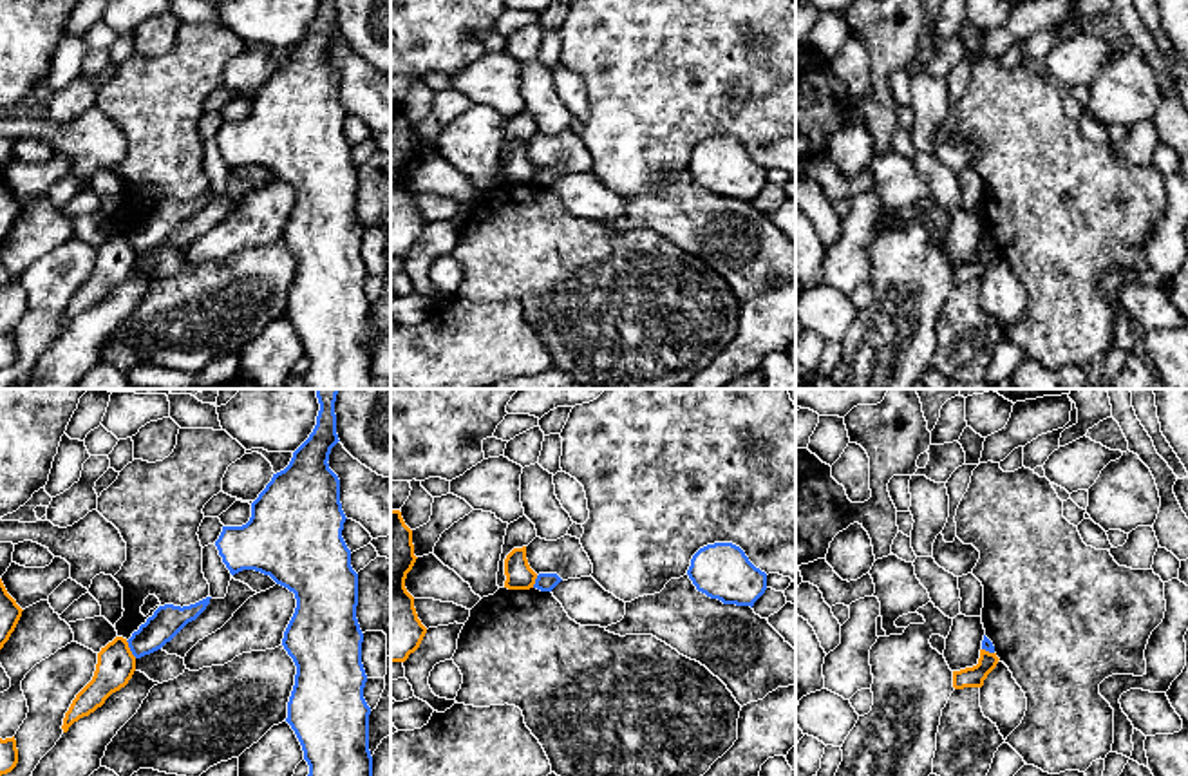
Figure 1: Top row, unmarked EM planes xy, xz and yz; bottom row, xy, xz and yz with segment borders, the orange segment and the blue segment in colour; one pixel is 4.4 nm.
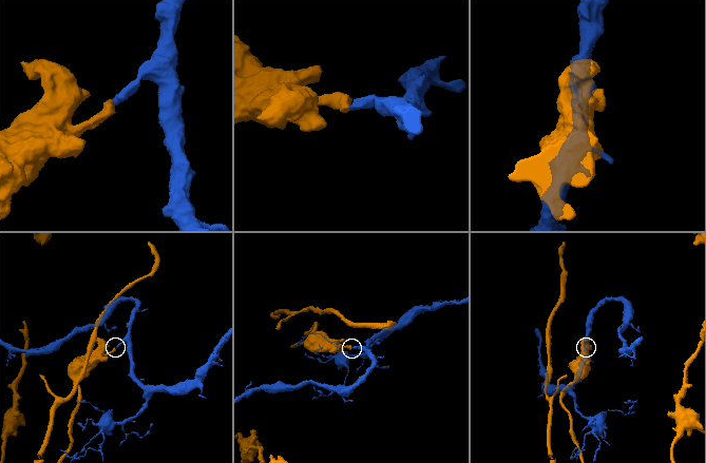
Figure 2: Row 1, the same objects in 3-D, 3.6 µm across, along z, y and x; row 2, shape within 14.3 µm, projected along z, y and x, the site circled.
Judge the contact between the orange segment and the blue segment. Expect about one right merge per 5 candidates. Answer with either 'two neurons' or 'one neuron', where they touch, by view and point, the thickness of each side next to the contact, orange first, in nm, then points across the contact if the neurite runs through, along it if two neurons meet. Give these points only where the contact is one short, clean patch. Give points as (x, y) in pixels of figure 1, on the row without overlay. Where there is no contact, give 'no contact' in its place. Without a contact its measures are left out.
two neurons; contact xy (129, 245); calibres 170 and 140 nm; border xy (125, 236), (136, 252)

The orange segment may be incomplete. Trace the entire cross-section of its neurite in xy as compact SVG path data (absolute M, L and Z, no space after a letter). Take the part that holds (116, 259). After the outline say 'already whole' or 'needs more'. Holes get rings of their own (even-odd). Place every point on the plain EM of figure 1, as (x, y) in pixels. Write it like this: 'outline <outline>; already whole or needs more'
outline M116 232L98 248L98 259L92 275L76 289L63 313L63 327L83 311L89 311L105 295L125 282L136 266L136 251L127 233Z; already whole

